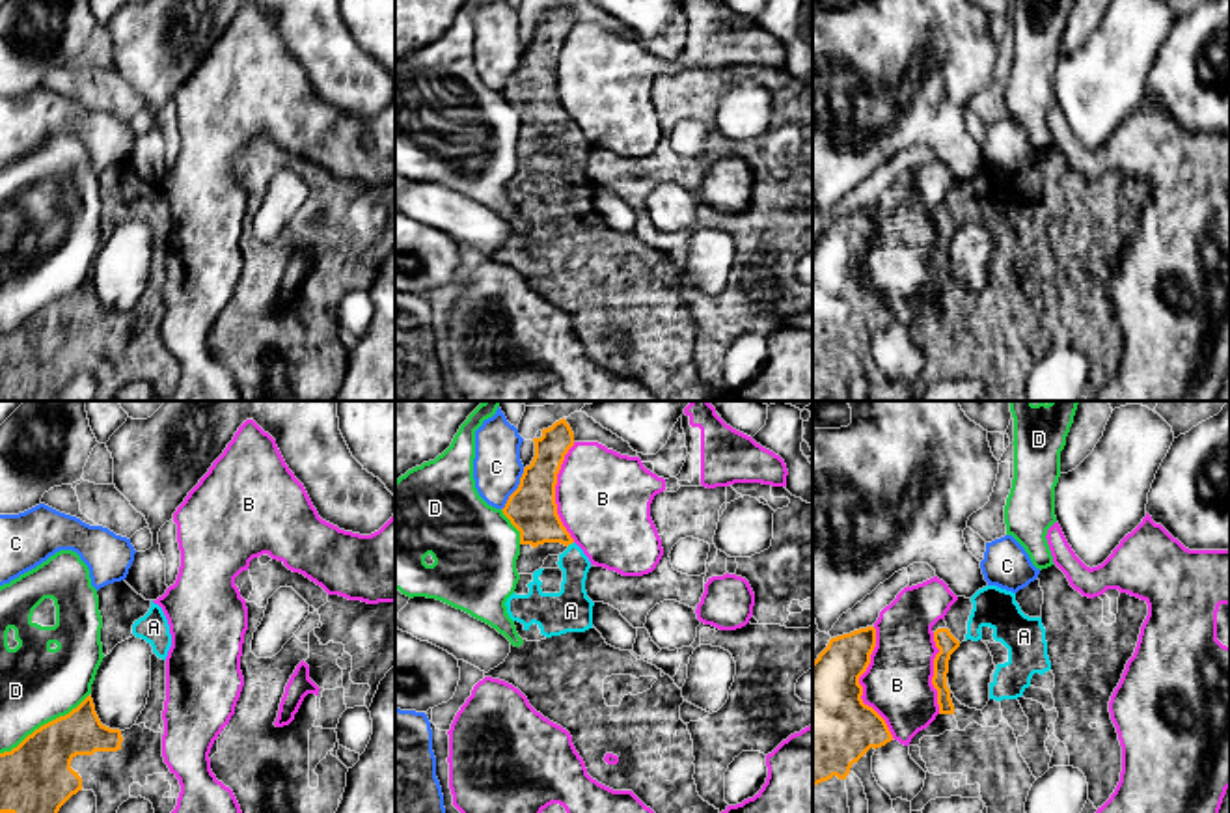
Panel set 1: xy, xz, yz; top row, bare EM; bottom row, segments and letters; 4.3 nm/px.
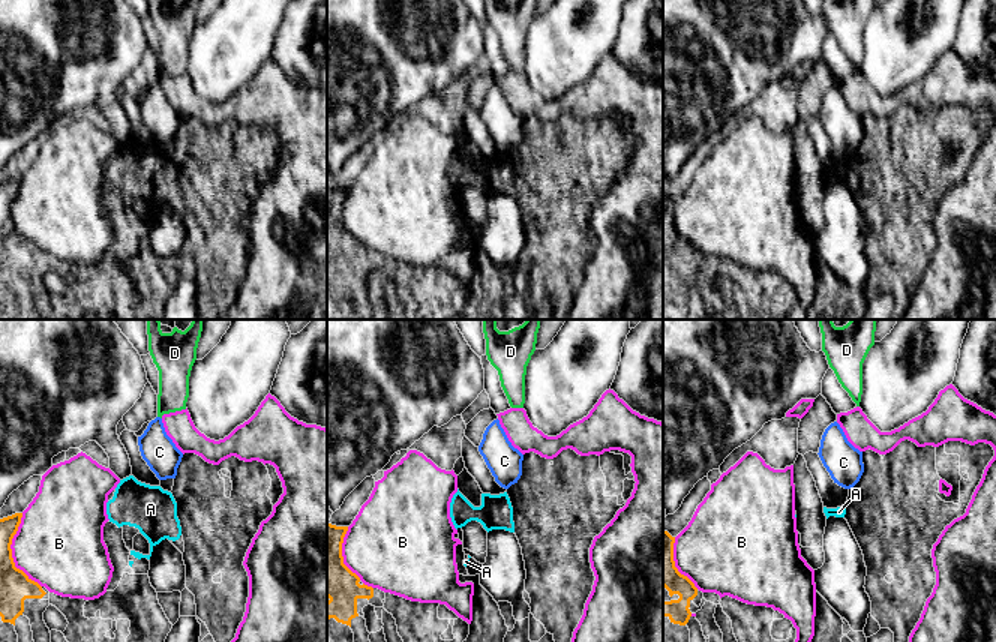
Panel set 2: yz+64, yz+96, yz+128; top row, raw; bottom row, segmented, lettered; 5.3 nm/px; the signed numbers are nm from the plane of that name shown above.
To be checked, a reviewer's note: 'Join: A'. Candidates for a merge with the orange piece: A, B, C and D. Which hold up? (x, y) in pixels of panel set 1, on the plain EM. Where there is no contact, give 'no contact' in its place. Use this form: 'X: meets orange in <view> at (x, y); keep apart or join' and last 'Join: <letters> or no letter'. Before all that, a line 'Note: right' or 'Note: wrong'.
Note: right
A: meets orange in xz at (569, 125); join
B: meets orange in yz at (858, 265); keep apart
C: meets orange in xz at (517, 71); keep apart
D: meets orange in xy at (45, 306); keep apart
Join: A

